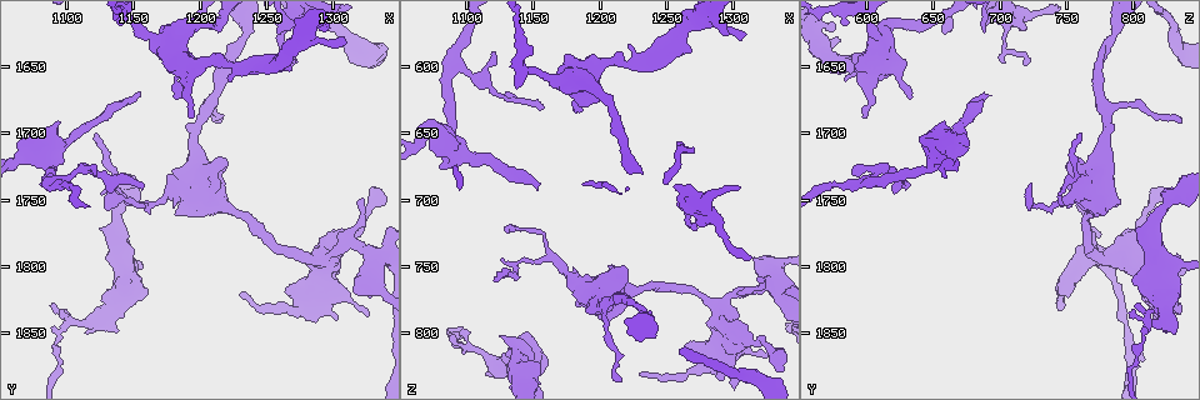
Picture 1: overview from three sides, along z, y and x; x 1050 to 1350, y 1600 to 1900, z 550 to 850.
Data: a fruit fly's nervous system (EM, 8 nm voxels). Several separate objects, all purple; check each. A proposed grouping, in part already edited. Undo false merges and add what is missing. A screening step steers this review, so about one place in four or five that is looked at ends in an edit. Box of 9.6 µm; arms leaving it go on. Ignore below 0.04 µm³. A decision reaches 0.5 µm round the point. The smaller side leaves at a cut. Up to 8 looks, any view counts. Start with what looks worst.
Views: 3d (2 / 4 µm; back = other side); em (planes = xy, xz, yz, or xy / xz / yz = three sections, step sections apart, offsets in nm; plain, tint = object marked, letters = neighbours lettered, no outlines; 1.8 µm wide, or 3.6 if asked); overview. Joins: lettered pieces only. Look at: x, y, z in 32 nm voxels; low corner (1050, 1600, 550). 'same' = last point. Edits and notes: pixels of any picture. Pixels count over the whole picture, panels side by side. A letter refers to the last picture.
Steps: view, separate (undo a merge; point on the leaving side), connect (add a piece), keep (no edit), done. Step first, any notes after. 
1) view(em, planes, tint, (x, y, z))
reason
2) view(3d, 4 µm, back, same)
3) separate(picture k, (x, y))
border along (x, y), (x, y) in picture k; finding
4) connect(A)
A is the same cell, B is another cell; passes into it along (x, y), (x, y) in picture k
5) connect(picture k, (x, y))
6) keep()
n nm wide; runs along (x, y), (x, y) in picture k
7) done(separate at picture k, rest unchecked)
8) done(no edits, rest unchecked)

view(em, xz, step 16, letters, (1150, 1670, 692))
end of a long branch

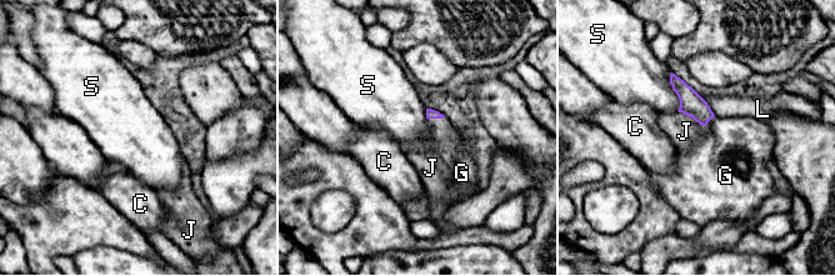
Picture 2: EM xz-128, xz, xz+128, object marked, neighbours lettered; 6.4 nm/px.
connect(J)
J is the same cell, C, G, L and S are other cells; passes into it along (691, 104), (691, 116), (684, 131) in picture 2; it goes on there

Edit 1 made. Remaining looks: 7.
view(overview)
see it whole again

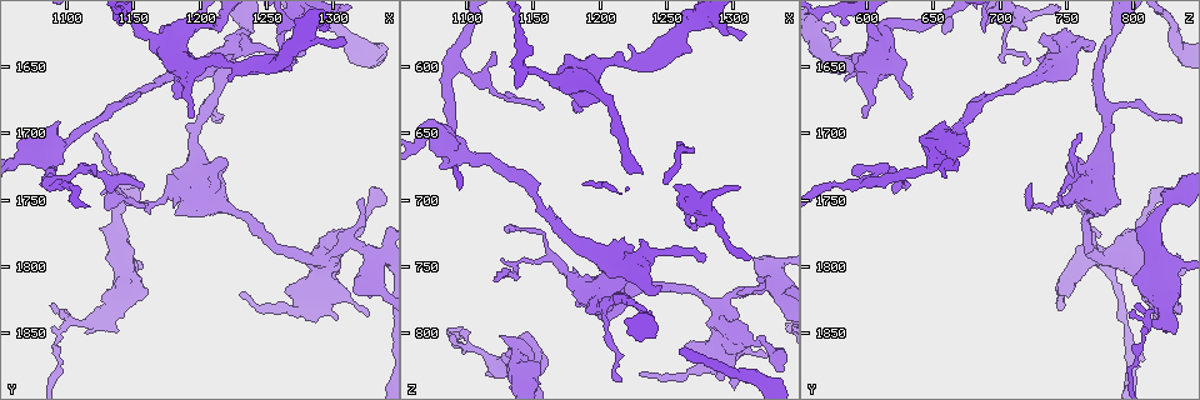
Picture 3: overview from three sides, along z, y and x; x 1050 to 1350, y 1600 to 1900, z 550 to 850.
view(3d, 2 µm, (1118, 1732, 590))
thin end

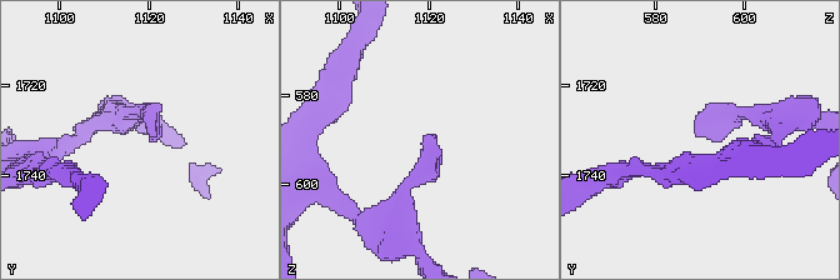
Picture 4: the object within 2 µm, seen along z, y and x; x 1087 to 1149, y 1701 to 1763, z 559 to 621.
view(em, planes, plain, (1119, 1731, 589))

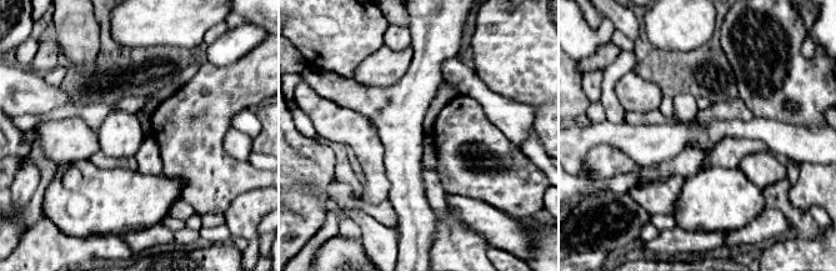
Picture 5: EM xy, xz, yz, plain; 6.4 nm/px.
view(em, planes, letters, same)

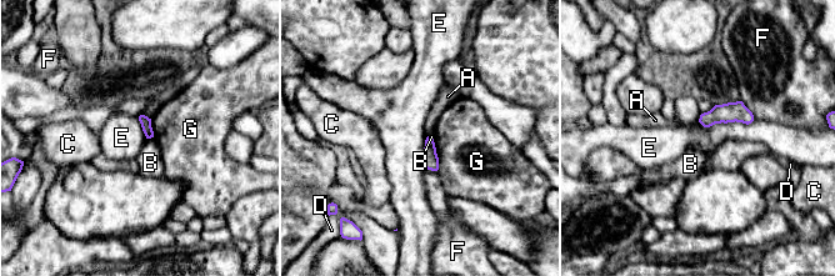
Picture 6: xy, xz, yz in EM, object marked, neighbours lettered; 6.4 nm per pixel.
keep()
A, B, C, D, E, F and G are other cells; no lettered piece goes on from it

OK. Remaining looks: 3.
view(3d, 4 µm, (1158, 1738, 632))
tapers out

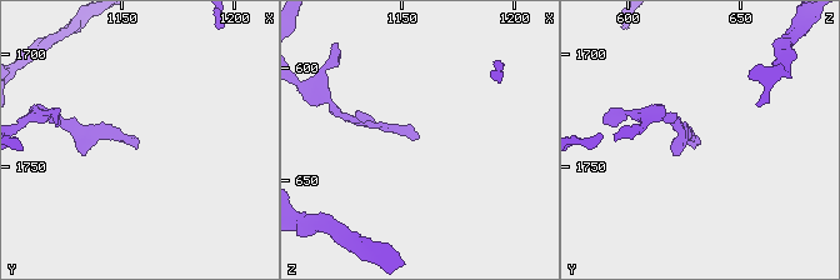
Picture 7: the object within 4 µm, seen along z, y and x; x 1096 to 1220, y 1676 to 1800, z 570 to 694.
view(em, xz, step 8, tint, (1157, 1738, 631))

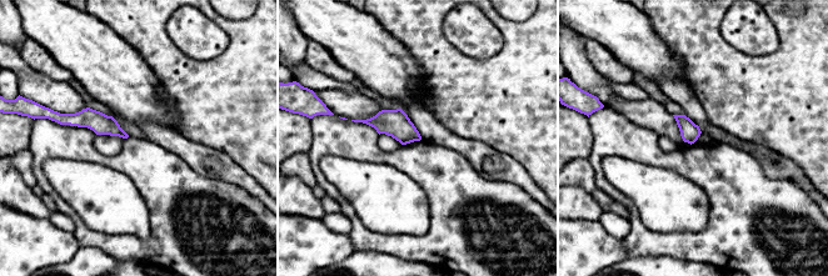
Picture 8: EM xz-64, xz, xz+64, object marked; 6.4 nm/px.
view(em, planes, letters, same)
cut it another way

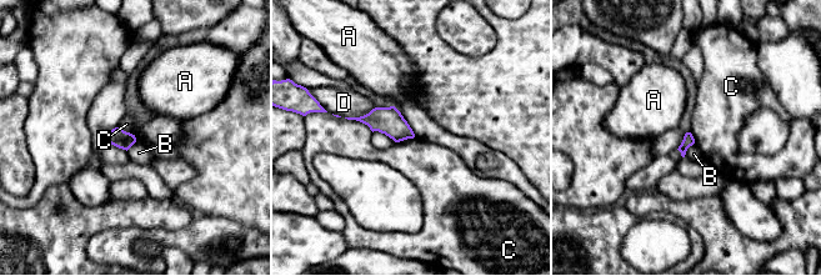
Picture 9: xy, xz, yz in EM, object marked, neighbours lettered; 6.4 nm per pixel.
keep()
70 nm wide; A, B, C and D are other cells; border along (344, 118), (359, 120), (373, 131) in picture 9; no lettered piece goes on from it

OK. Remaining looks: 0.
done(connect at picture 2, rest unchecked)

